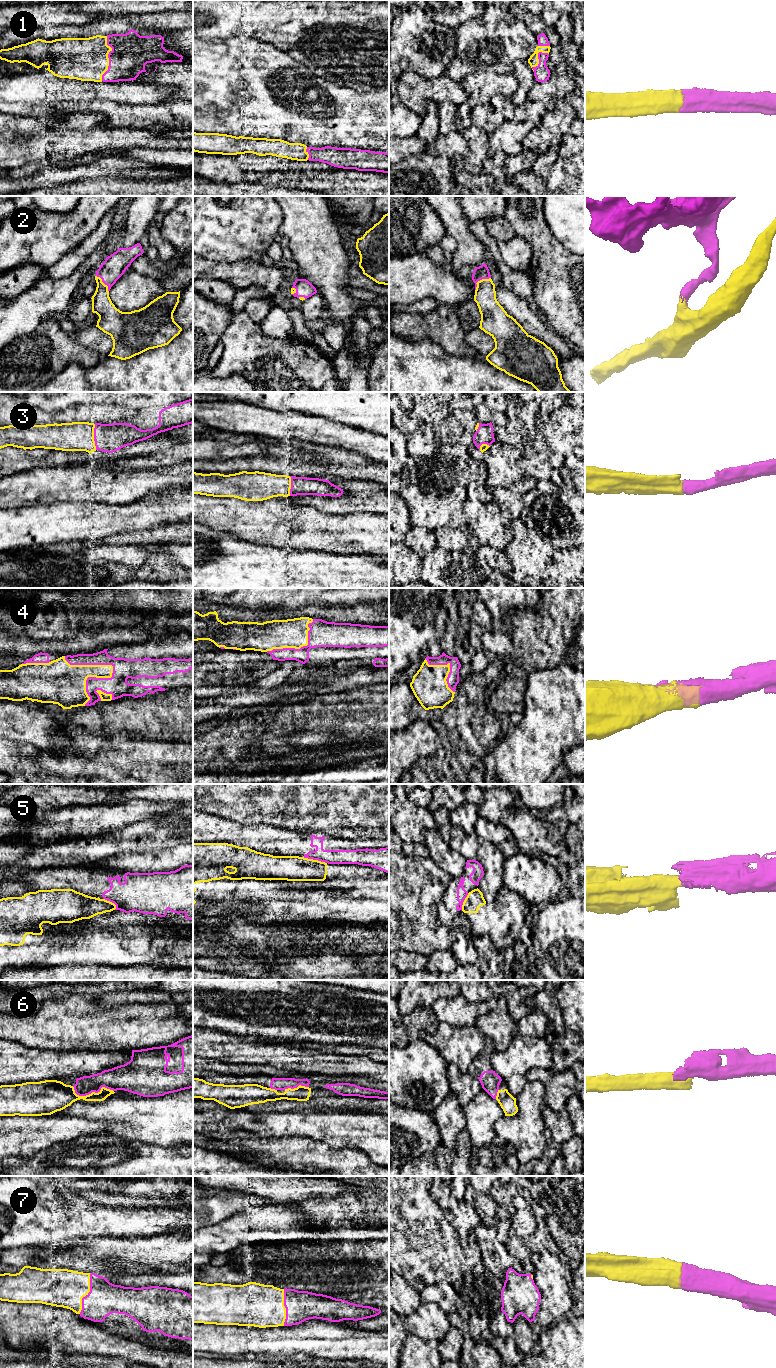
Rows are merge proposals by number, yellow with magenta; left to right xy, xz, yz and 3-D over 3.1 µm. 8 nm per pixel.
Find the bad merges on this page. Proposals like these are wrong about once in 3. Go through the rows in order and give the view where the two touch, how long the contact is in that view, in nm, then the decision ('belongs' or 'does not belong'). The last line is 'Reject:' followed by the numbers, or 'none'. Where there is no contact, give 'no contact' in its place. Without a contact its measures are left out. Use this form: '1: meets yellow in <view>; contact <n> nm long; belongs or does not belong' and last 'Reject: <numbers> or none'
1: meets yellow in xy; contact 360 nm long; belongs
2: meets yellow in yz; contact 170 nm long; belongs
3: meets yellow in xy; contact 200 nm long; belongs
4: meets yellow in xy; contact 440 nm long; belongs
5: meets yellow in xz; contact 200 nm long; does not belong
6: meets yellow in xy; contact 340 nm long; does not belong
7: meets yellow in xy; contact 340 nm long; belongs
Reject: 5, 6

